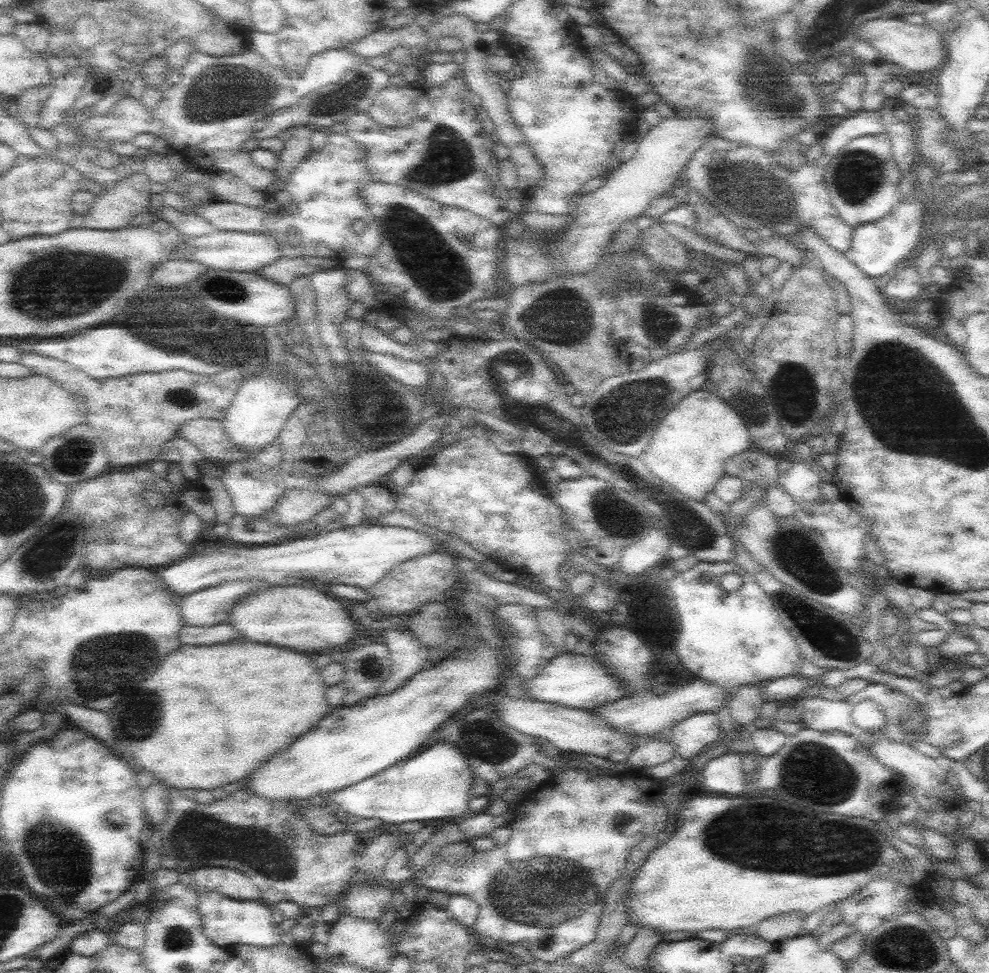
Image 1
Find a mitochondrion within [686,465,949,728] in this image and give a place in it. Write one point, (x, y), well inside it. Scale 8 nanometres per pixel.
(799, 554)

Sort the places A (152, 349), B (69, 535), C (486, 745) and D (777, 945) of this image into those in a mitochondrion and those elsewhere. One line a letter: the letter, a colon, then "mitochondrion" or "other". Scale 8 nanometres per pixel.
A: other
B: mitochondrion
C: mitochondrion
D: other

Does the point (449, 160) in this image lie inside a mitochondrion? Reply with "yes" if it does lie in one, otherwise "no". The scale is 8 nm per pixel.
yes

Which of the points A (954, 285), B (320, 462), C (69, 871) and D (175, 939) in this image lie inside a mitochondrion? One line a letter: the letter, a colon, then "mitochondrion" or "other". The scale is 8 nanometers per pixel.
A: other
B: other
C: mitochondrion
D: mitochondrion

